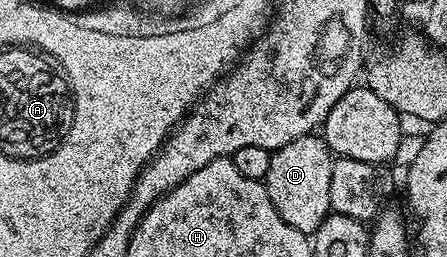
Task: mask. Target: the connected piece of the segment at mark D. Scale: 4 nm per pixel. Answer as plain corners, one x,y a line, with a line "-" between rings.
316,133
299,136
299,140
291,140
291,144
283,144
283,148
272,151
271,168
267,168
263,181
267,196
271,196
271,204
275,204
275,212
279,212
291,228
299,228
299,232
312,236
330,214
334,157
324,137

